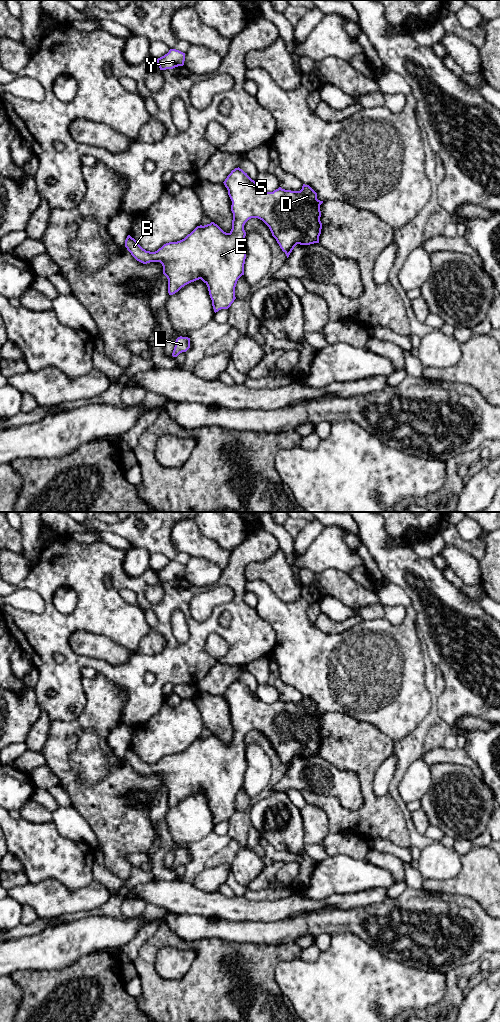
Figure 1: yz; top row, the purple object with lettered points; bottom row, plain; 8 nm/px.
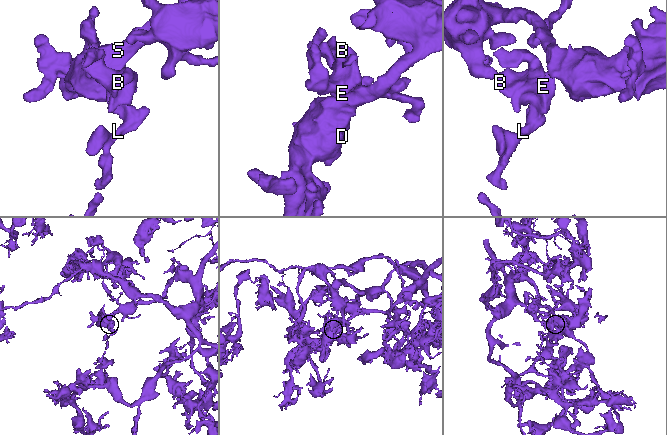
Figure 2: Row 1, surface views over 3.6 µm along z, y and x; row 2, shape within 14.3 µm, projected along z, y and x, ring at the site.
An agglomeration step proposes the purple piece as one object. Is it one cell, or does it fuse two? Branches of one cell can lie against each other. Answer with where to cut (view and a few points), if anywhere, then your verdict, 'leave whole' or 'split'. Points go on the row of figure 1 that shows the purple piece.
cut none; leave whole

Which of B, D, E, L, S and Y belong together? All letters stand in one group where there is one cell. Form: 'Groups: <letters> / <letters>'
Groups: B D E L S Y

